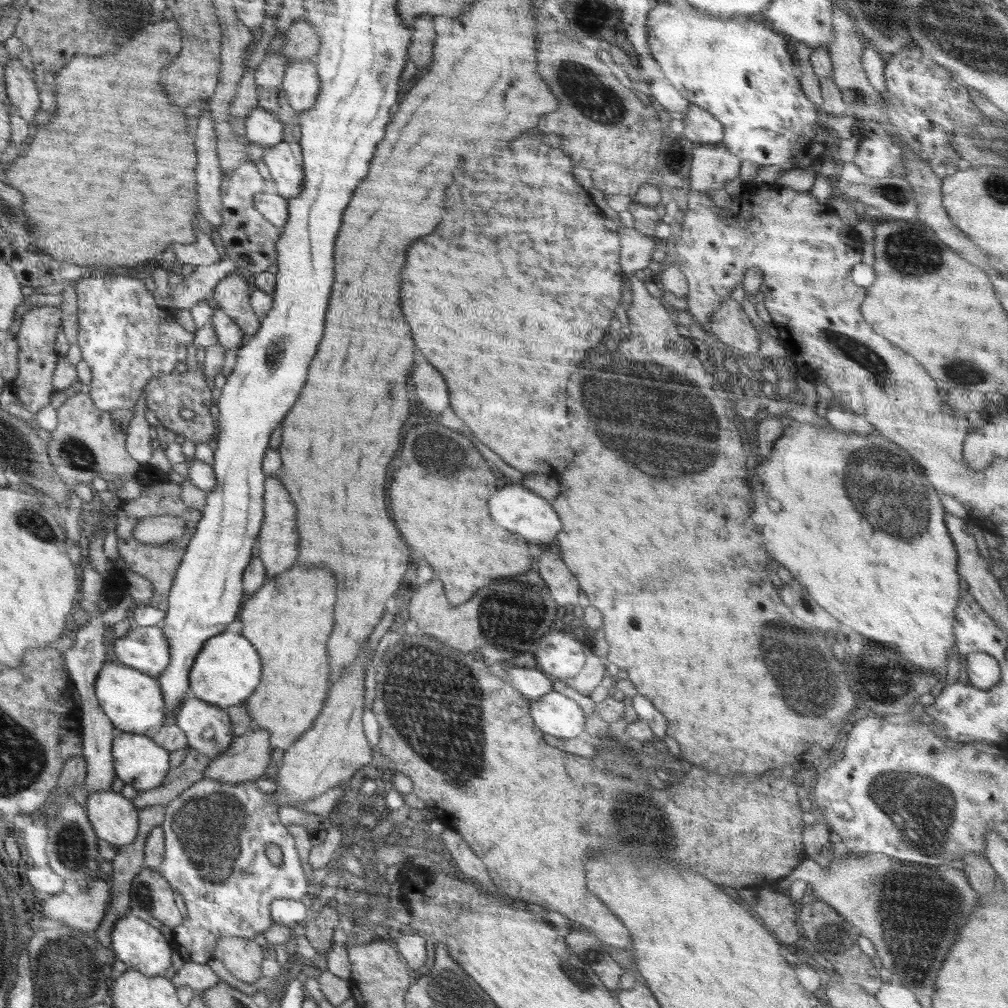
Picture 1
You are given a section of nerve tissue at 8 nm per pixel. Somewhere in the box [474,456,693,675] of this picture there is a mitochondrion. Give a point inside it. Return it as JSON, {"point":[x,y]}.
{"point":[518,614]}

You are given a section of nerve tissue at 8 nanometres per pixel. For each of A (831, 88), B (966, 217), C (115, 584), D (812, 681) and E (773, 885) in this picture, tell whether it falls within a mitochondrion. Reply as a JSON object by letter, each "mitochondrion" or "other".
{"A":"other","B":"other","C":"other","D":"mitochondrion","E":"other"}

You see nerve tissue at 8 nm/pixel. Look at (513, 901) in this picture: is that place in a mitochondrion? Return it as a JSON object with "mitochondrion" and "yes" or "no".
{"mitochondrion":"no"}

